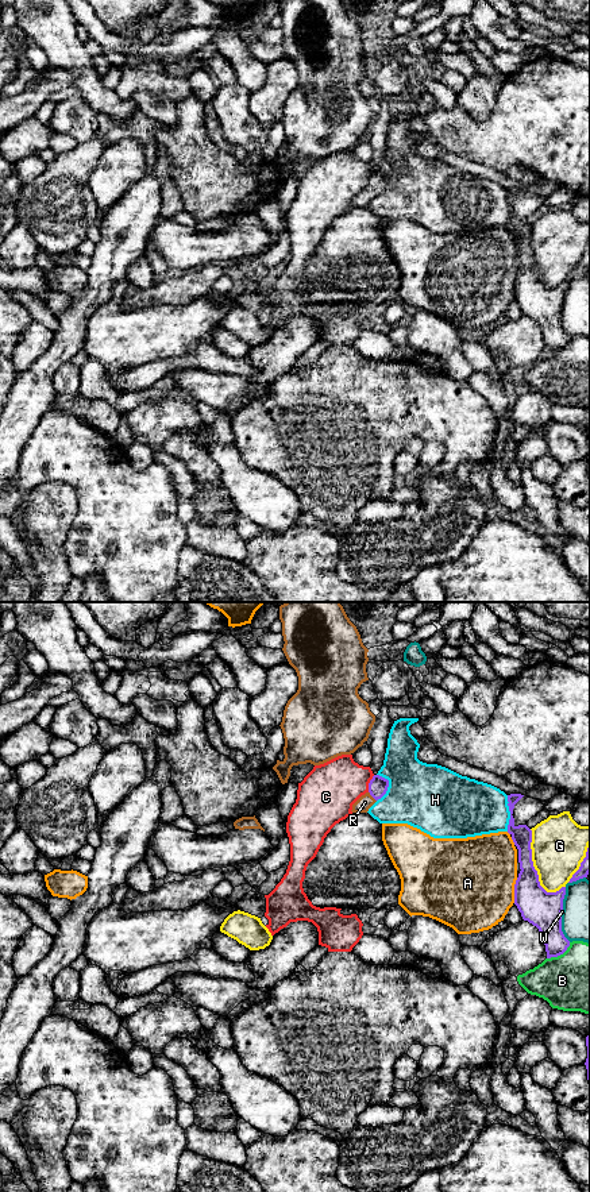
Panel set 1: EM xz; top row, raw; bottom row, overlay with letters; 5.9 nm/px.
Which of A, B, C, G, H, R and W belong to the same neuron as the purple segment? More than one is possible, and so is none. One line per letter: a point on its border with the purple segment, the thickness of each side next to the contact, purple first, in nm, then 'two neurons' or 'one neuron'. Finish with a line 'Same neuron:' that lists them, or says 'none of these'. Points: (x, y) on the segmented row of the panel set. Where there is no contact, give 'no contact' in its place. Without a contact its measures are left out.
A: xz (515, 890) | 220/500 nm | two neurons
B: xz (559, 955) | 180/420 nm | two neurons
C: xz (369, 783) | 110/320 nm | two neurons
G: xz (532, 864) | 200/320 nm | two neurons
H: xz (511, 813) | 120/340 nm | two neurons
R: xz (371, 795) | 110/90 nm | one neuron
W: xz (560, 914) | 220/320 nm | two neurons
Same neuron: R

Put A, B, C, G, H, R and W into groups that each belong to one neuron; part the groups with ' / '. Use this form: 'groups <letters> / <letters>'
groups A / B / C / G / H / R / W

